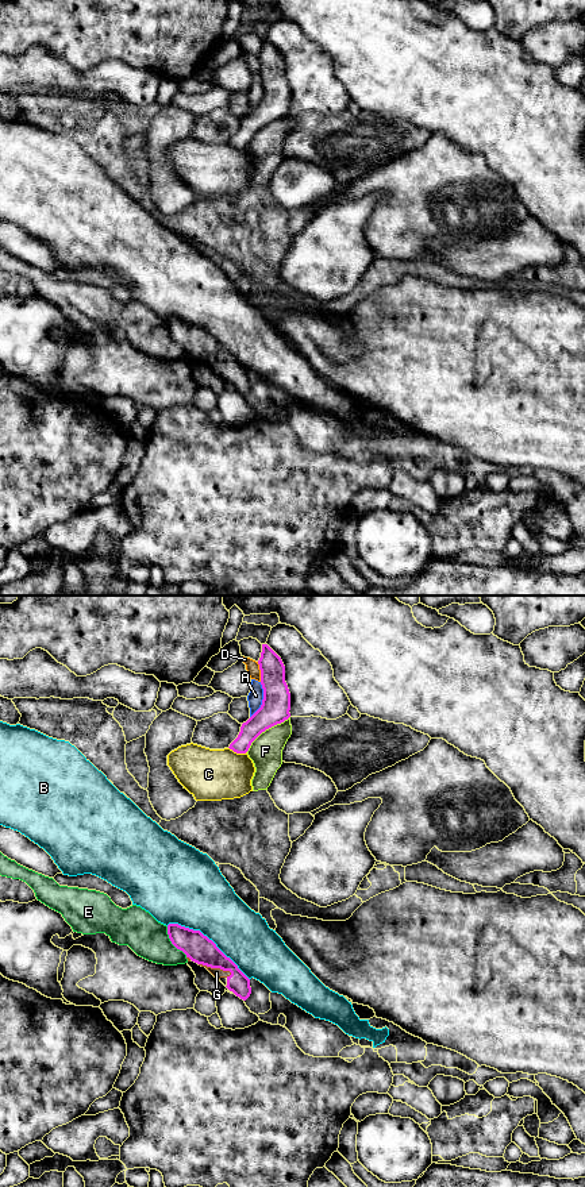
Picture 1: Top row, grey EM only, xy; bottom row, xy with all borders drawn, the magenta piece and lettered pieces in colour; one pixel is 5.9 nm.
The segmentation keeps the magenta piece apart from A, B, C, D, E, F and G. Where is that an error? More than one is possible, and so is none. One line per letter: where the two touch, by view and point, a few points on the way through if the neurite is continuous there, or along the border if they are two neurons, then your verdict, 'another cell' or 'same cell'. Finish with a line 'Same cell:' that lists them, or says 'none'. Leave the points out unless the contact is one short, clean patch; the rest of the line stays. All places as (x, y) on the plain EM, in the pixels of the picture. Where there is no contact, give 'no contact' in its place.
A: contact xy (262, 95); another cell
B: contact xy (207, 332); another cell
C: contact xy (238, 147); another cell
D: contact xy (261, 66); another cell
E: contact xy (172, 338); border xy (166, 322), (169, 335), (187, 351); another cell
F: contact xy (266, 123); another cell
G: contact xy (215, 362); way xy (199, 343), (215, 362), (216, 367); same cell
Same cell: G

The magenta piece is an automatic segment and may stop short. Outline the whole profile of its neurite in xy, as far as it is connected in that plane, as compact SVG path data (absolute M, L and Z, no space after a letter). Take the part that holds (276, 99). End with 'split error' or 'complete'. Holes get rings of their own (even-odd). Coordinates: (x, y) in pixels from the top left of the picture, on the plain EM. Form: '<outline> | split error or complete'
M262 39L258 59L263 95L261 103L242 119L238 132L230 139L228 143L236 149L246 149L262 127L290 112L290 88L281 53L268 39Z | complete

